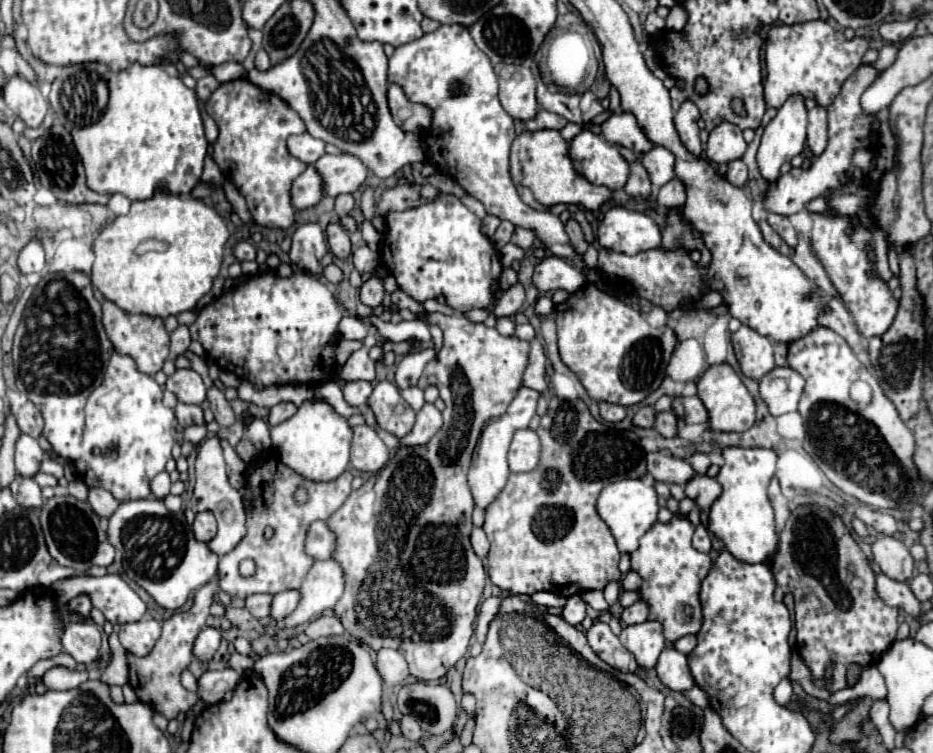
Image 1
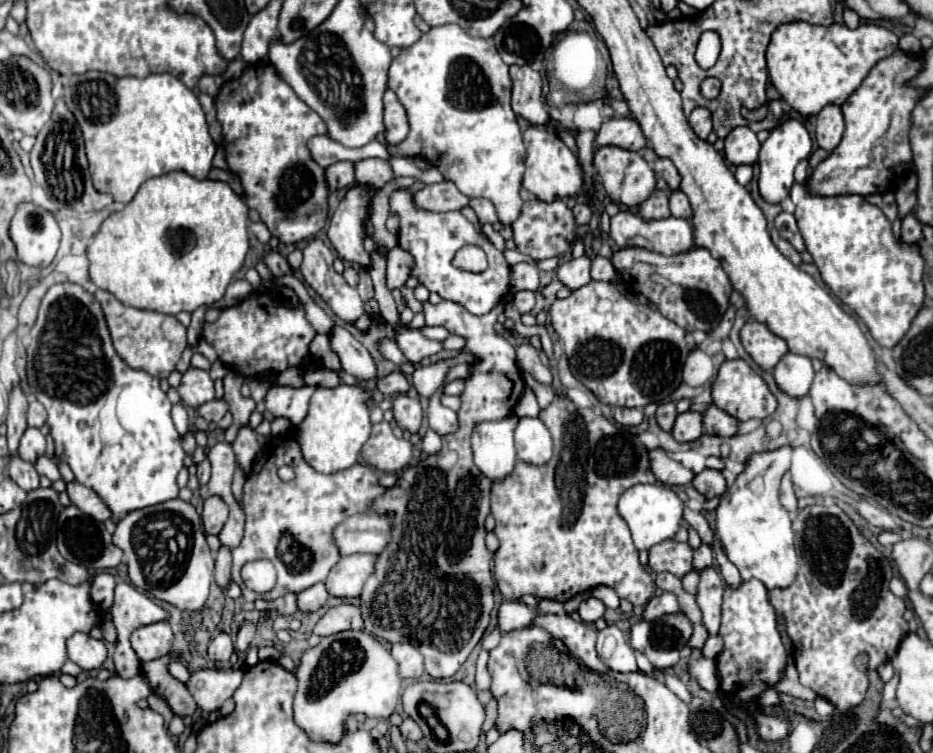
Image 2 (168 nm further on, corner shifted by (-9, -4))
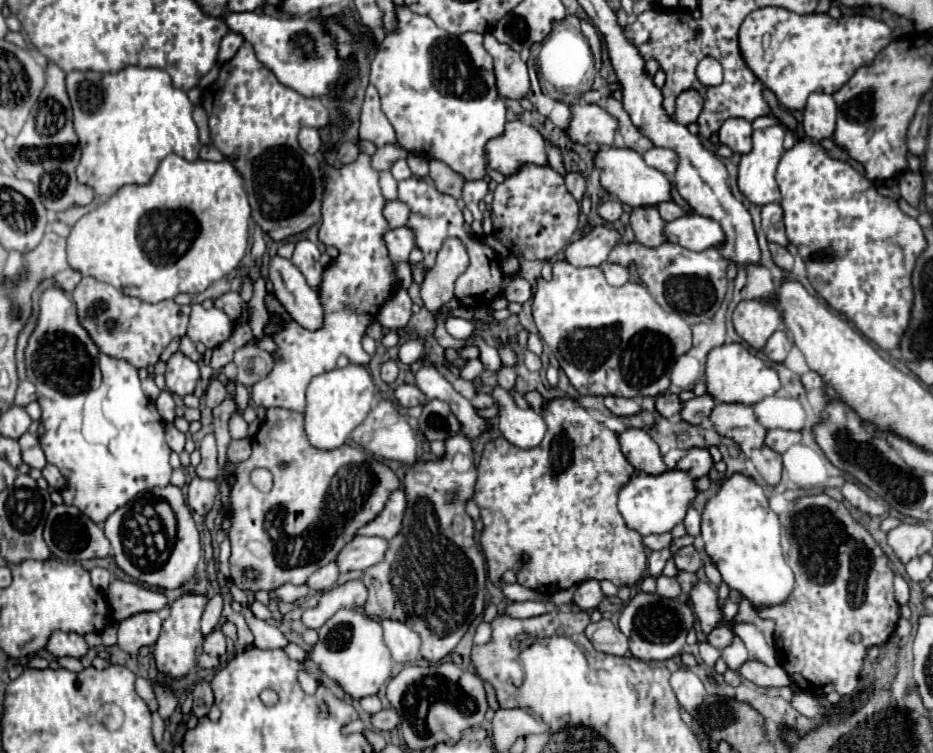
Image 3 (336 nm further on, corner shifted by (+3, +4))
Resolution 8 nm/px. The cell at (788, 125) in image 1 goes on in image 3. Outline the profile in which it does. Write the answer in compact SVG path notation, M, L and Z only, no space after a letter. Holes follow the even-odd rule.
M774 125L774 127L768 127L768 129L760 129L760 131L754 131L754 149L748 153L748 155L742 155L740 163L738 163L738 189L742 191L742 195L758 205L758 207L764 207L768 203L778 203L780 201L780 189L778 189L778 183L774 179L776 175L776 165L784 153L784 133L786 129L782 125Z

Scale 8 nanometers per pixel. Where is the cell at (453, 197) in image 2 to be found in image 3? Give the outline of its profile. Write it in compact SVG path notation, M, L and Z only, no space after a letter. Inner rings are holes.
M432 159L432 171L430 171L430 179L432 183L442 191L442 193L448 193L452 197L460 197L462 193L462 187L466 183L466 179L456 173L454 169L450 169L446 163L438 161L438 159Z

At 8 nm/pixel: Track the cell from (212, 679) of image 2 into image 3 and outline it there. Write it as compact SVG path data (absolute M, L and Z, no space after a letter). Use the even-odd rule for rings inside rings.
M198 681L194 685L194 691L192 691L192 697L194 697L194 715L198 717L206 717L212 703L214 703L214 697L212 697L212 689L210 689L210 683L206 681Z

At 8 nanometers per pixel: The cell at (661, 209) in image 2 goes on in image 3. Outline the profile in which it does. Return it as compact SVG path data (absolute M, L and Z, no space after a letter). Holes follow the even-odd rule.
M656 207L634 209L634 213L630 215L630 225L636 233L636 241L648 249L656 249L668 243L668 237L664 233L664 221L660 219Z

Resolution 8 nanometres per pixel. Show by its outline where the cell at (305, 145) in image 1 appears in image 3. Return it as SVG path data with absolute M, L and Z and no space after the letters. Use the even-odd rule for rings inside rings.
M304 127L300 133L298 133L298 143L300 147L310 153L310 155L316 155L320 151L320 131L318 129L312 129L312 127Z

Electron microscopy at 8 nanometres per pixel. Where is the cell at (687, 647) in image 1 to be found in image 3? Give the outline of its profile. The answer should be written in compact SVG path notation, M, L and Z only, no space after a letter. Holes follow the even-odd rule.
M720 627L720 629L714 629L710 635L708 635L708 643L716 649L724 649L732 643L734 639L734 633L728 629L728 627Z

